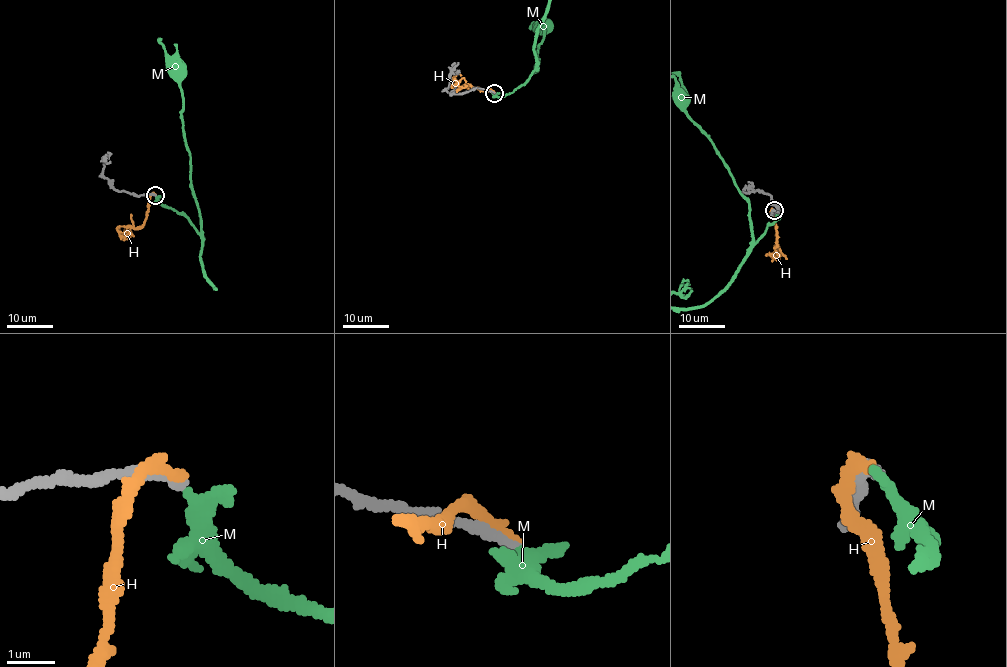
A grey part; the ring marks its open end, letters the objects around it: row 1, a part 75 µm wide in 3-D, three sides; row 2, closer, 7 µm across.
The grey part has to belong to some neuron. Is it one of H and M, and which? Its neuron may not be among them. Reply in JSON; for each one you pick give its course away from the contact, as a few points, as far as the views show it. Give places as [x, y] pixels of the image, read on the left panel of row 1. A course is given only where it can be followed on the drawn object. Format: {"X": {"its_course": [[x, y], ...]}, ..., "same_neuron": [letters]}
{"M": {"its_course": [[155, 196], [163, 204], [184, 216], [199, 232], [201, 216], [192, 187], [179, 71], [176, 70]]}, "same_neuron": ["M"]}

